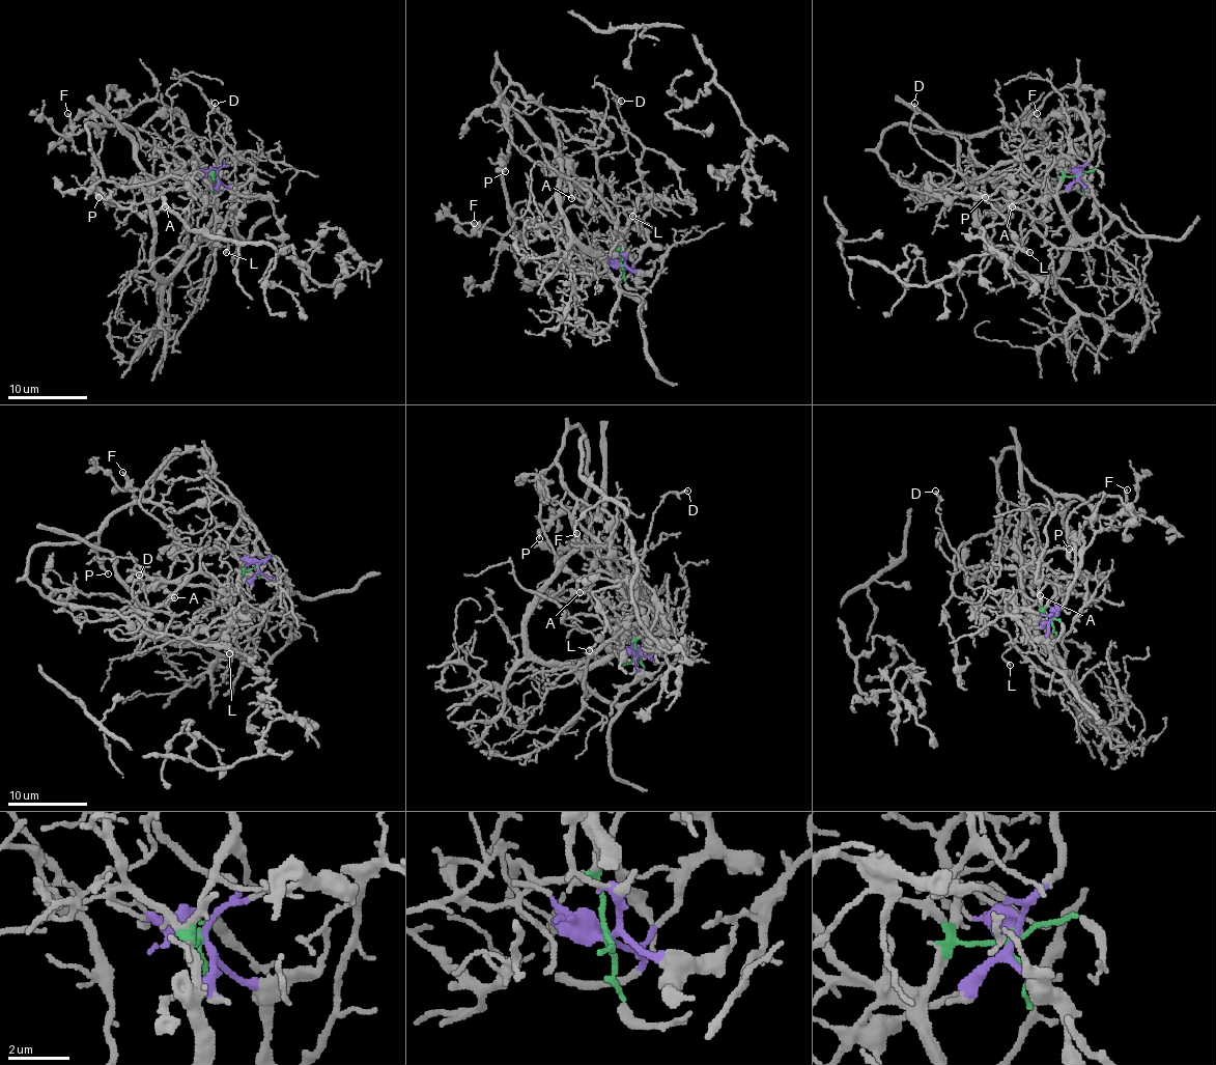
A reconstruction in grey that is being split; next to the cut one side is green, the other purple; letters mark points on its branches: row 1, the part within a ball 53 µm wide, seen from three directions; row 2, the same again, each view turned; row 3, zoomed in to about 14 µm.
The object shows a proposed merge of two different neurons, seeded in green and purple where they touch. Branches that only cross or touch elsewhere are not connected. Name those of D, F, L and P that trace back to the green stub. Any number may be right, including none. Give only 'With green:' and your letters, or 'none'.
With green: D, L

